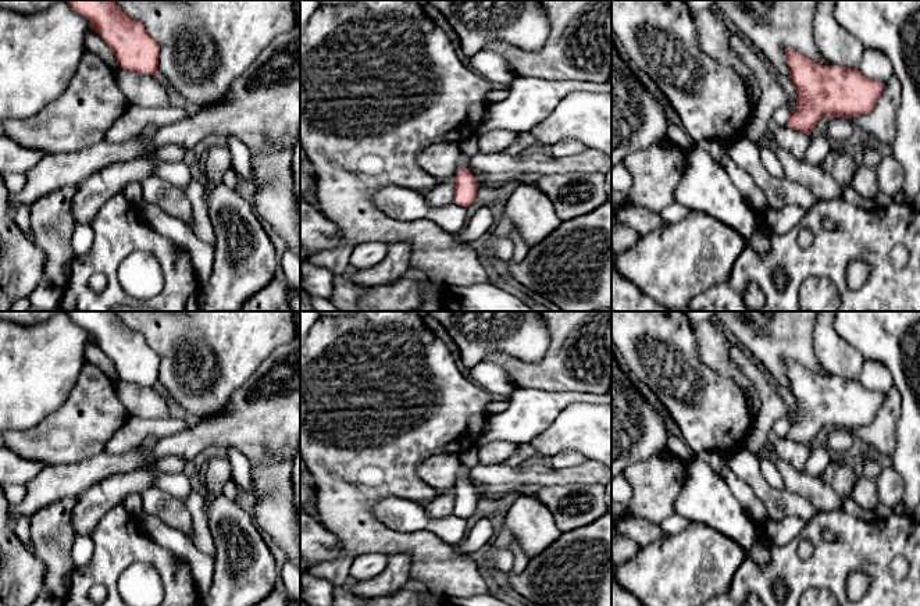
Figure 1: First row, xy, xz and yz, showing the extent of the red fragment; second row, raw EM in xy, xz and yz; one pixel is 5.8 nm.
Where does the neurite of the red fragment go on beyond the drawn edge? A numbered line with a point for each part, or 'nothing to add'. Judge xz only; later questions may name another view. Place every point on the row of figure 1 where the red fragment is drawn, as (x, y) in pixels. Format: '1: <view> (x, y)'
1: xz (466, 160)

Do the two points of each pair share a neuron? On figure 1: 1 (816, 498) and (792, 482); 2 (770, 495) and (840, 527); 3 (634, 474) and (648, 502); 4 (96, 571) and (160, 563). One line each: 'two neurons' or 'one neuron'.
1: one neuron
2: two neurons
3: one neuron
4: one neuron

